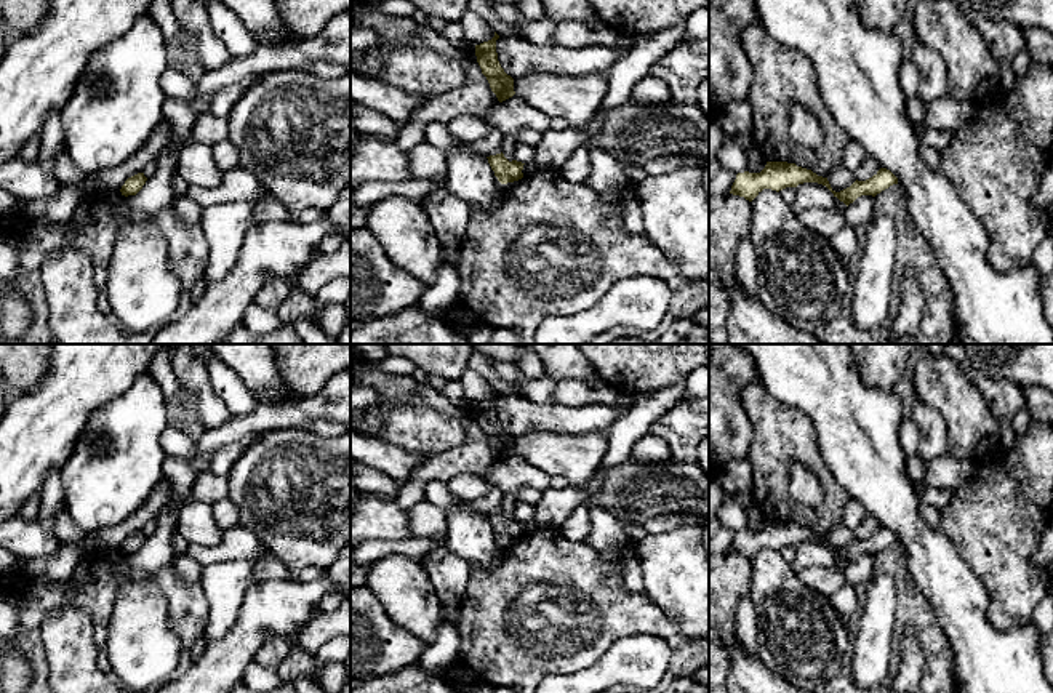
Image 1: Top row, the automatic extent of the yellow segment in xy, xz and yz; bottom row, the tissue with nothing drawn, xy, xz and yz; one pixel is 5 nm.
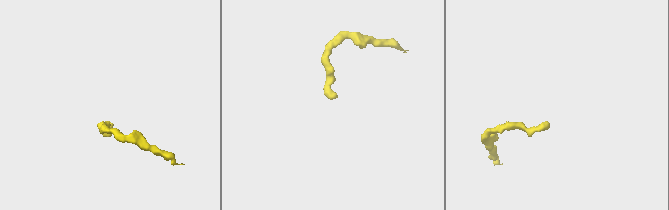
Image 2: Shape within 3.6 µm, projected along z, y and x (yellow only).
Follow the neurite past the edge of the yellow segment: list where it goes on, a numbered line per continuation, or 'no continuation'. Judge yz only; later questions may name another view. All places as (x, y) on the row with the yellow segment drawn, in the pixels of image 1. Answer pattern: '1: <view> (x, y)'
no continuation

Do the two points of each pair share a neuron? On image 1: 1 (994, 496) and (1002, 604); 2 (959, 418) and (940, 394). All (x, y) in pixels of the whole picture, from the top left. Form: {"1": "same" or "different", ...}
{"1": "same", "2": "same"}

